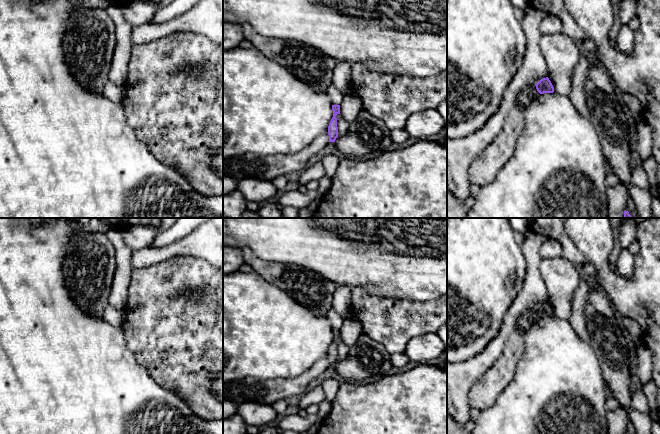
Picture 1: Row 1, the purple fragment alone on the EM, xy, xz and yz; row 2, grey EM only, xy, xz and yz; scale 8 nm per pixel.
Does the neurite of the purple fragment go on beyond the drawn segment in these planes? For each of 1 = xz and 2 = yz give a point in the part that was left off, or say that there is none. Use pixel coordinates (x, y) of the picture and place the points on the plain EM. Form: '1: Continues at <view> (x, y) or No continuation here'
1: No continuation here
2: No continuation here

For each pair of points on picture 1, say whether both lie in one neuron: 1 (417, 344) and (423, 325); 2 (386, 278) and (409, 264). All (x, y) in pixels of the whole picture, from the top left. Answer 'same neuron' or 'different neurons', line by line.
1: different neurons
2: same neuron

